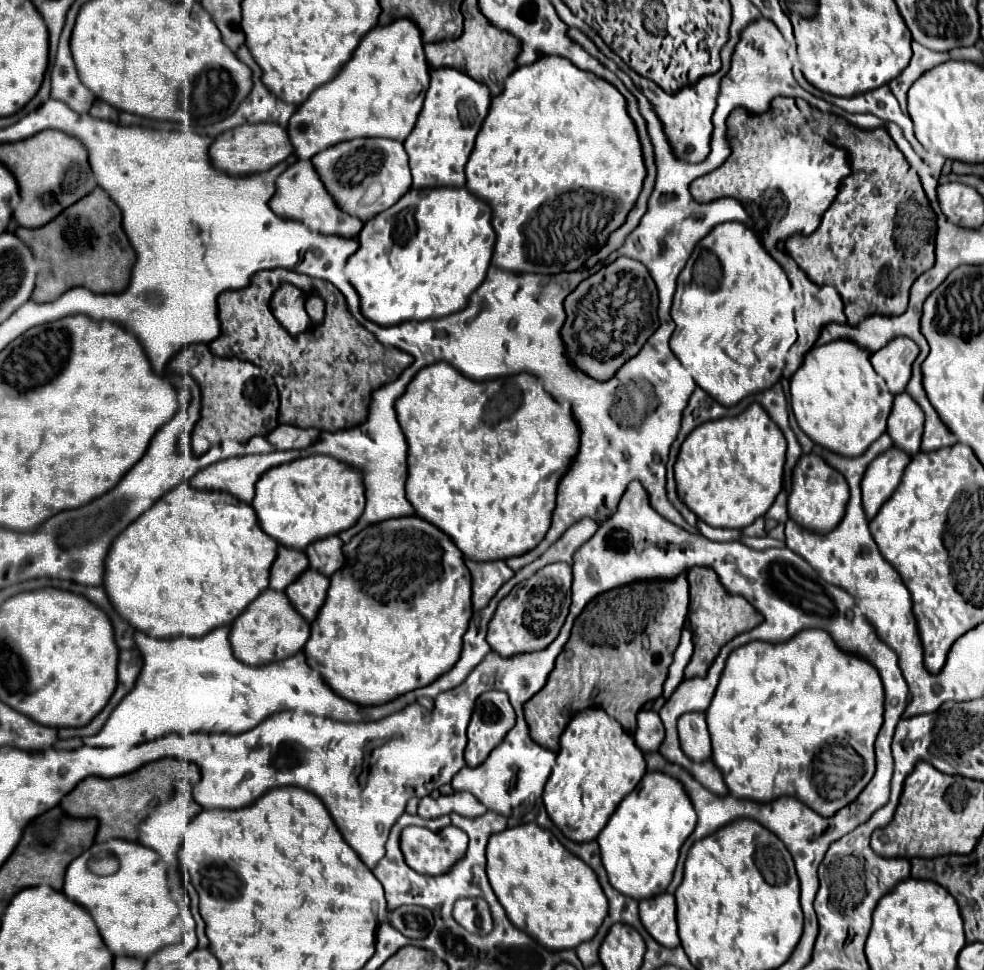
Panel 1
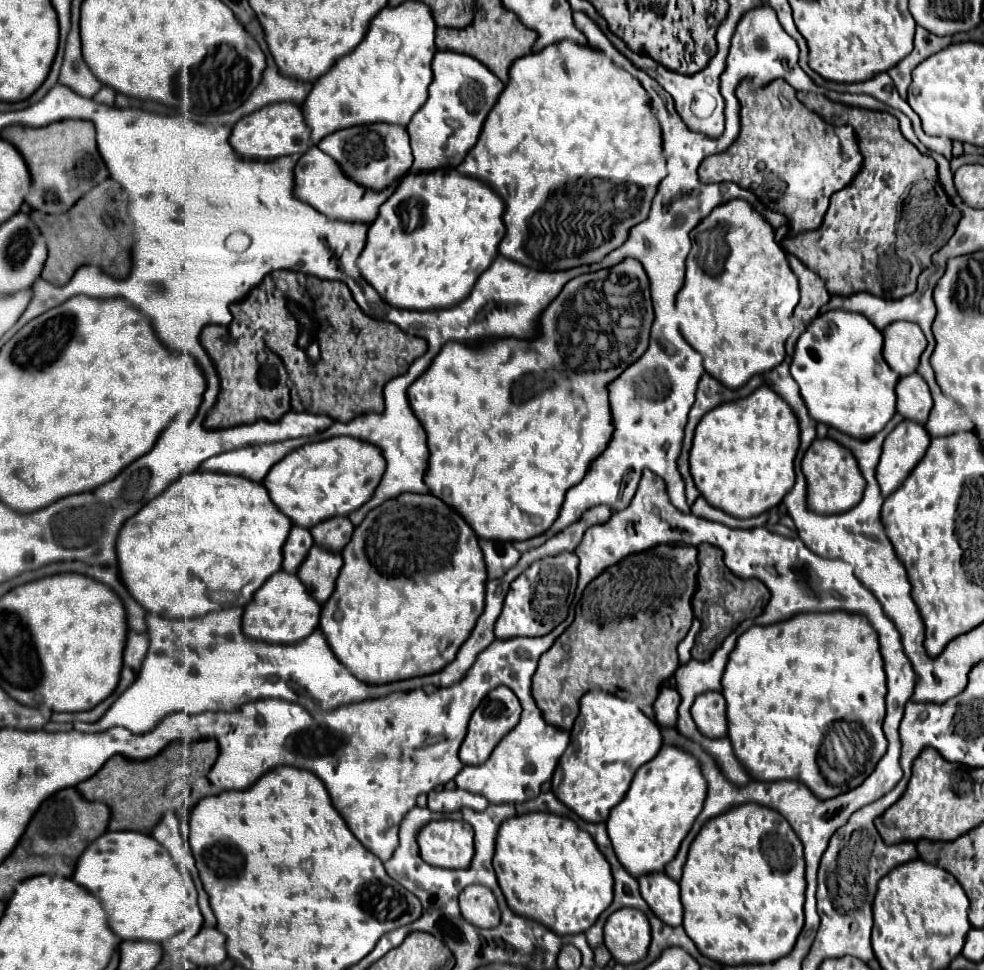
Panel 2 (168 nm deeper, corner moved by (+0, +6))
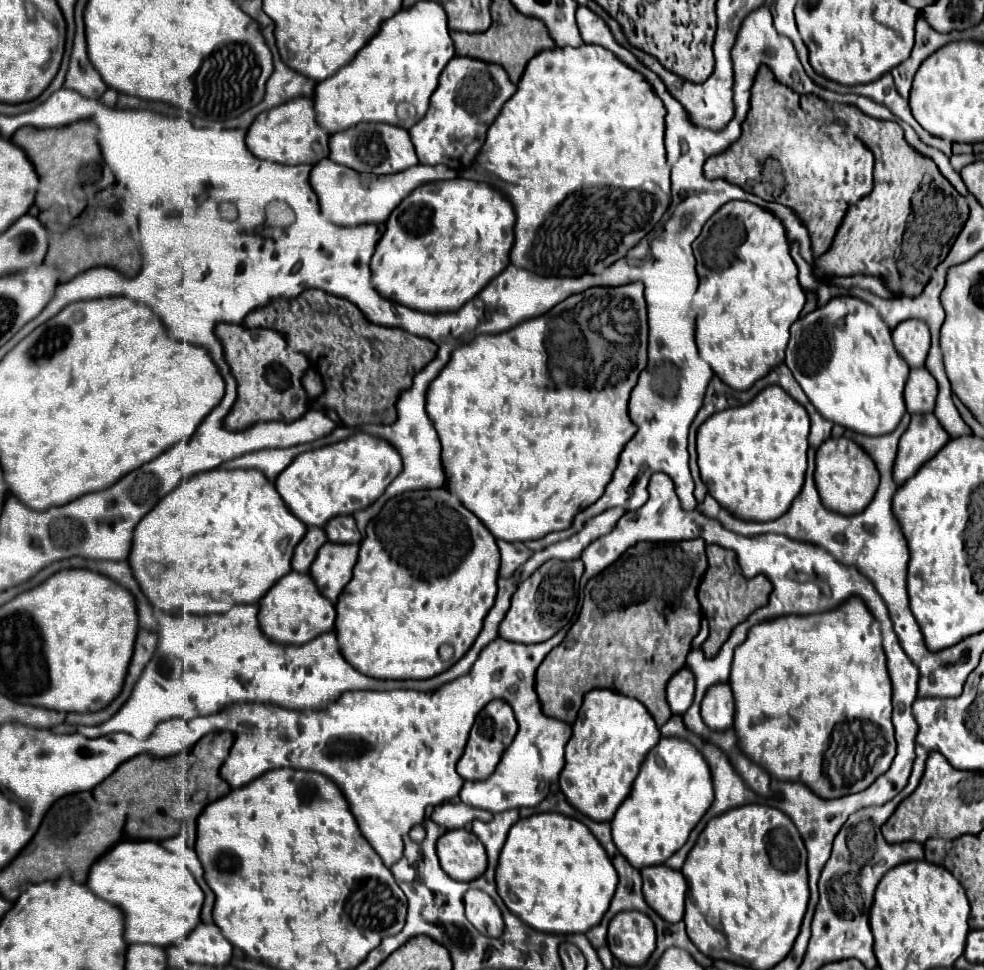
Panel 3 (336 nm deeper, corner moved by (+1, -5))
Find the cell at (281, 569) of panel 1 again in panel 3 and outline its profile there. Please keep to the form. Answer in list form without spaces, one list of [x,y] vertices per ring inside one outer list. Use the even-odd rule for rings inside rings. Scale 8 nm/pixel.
[[[308,528],[304,538],[298,542],[294,556],[292,556],[292,570],[308,572],[318,548],[326,542],[326,534],[322,528]]]

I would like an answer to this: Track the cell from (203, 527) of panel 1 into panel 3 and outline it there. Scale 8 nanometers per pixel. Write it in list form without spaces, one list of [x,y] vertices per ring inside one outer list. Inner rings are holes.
[[[210,470],[210,472],[202,472],[198,476],[190,476],[186,480],[182,480],[182,484],[170,492],[168,496],[164,496],[134,528],[134,538],[132,538],[132,548],[128,554],[128,564],[132,568],[134,578],[138,580],[144,596],[148,598],[148,602],[156,608],[162,610],[166,614],[196,614],[196,616],[206,616],[206,614],[224,614],[228,612],[232,606],[236,604],[256,604],[268,590],[270,586],[274,586],[282,576],[286,576],[292,568],[290,568],[290,558],[294,552],[294,546],[300,542],[300,538],[304,536],[306,526],[296,520],[288,508],[284,508],[282,498],[278,496],[276,488],[272,482],[268,482],[260,472],[256,470]]]

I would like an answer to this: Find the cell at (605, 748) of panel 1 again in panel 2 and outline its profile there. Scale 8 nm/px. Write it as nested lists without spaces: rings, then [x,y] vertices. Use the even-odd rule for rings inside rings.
[[[593,689],[581,699],[581,711],[571,729],[571,743],[553,775],[553,793],[579,817],[601,823],[625,797],[635,771],[661,749],[661,731],[641,709],[611,693]]]

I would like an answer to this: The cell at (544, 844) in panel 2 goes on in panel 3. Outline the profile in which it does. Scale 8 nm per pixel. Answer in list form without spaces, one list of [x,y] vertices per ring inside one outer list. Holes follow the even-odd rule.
[[[556,812],[518,820],[500,852],[496,886],[508,910],[534,930],[584,934],[606,914],[618,876],[592,832],[574,818]]]

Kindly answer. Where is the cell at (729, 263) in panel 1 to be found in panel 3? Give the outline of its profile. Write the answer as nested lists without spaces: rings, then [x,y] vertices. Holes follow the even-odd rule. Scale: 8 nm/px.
[[[734,200],[734,202],[726,202],[702,228],[702,234],[694,240],[692,244],[694,248],[694,256],[696,256],[696,272],[698,272],[698,290],[694,294],[694,306],[696,306],[696,344],[698,344],[698,352],[700,356],[710,364],[710,368],[714,370],[714,374],[724,382],[724,384],[730,384],[730,388],[734,390],[748,390],[756,380],[760,380],[762,376],[766,376],[766,372],[770,372],[770,368],[776,368],[778,364],[784,362],[784,350],[786,350],[786,344],[788,344],[788,338],[790,338],[790,326],[798,320],[798,314],[800,310],[804,308],[804,302],[806,302],[806,296],[804,296],[804,290],[800,288],[798,284],[798,268],[794,266],[794,260],[790,258],[790,250],[788,250],[788,240],[786,240],[786,234],[784,234],[784,226],[782,222],[772,216],[770,212],[762,210],[760,206],[756,204],[750,204],[750,202],[740,202],[740,200]]]

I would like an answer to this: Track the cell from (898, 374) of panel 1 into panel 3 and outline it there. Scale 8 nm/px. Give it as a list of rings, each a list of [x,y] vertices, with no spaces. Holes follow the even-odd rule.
[[[906,320],[892,330],[892,340],[896,352],[906,360],[910,368],[922,368],[928,348],[930,332],[922,320]]]

